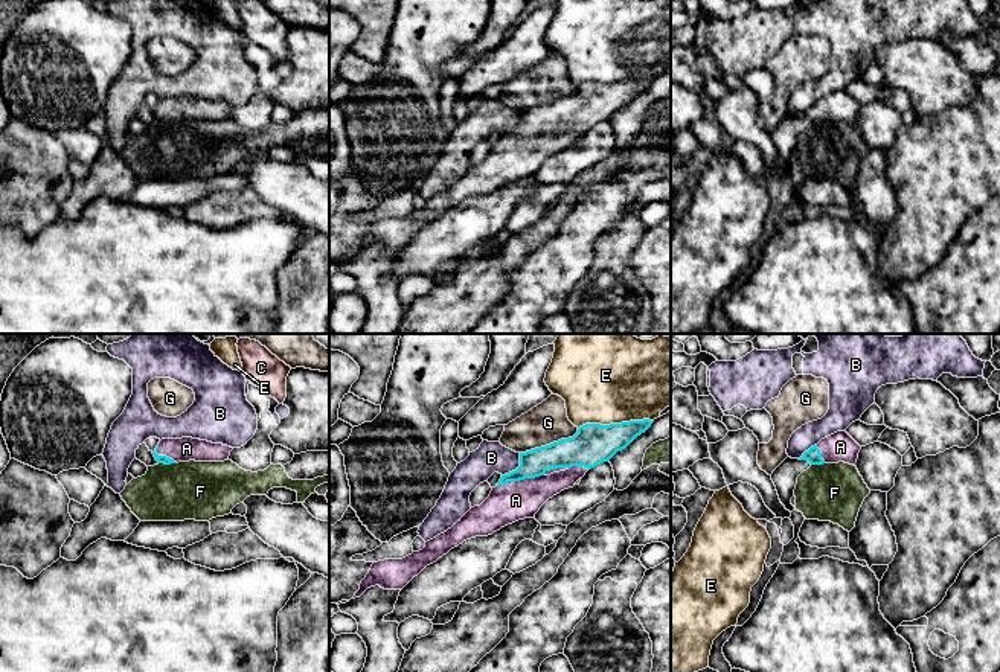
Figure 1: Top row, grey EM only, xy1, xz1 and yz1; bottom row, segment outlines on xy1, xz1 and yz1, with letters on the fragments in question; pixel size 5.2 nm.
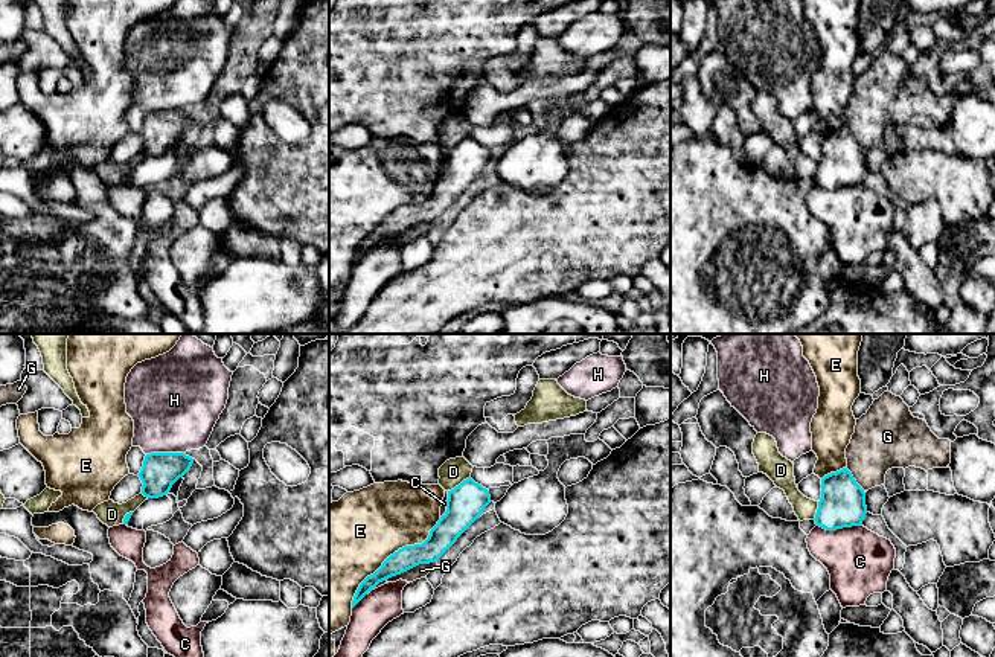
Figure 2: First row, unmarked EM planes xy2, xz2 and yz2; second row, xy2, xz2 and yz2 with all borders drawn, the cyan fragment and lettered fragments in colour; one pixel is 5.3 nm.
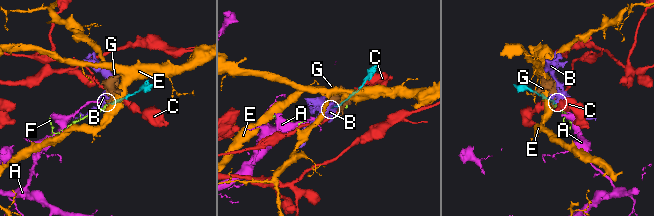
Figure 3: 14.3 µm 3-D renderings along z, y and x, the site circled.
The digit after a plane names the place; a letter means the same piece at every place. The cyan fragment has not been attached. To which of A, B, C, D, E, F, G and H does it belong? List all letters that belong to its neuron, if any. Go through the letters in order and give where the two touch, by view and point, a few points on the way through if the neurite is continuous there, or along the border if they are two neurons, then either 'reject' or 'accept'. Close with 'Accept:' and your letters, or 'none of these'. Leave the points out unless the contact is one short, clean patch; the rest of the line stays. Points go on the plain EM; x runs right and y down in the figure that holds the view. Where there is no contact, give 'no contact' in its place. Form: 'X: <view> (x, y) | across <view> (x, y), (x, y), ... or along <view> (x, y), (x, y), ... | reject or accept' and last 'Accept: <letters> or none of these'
A: xz1 (520, 137) | across xz1 (560, 113), (541, 118), (520, 137), (520, 151), (516, 159) | accept
B: xz1 (517, 127) | reject
C: yz2 (838, 186) | reject
D: xz2 (460, 142) | reject
E: xz2 (393, 212) | reject
F: xy1 (168, 122) | reject
G: xz1 (551, 102) | reject
H: xy2 (165, 112) | reject
Accept: A

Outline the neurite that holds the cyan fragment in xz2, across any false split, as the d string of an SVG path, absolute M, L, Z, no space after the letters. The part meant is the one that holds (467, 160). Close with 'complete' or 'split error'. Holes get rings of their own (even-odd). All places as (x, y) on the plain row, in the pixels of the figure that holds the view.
M471 136L448 149L446 171L430 189L428 197L422 203L405 204L390 213L373 233L360 242L352 259L352 267L379 241L419 223L437 221L457 197L480 177L489 162L489 149Z | complete

